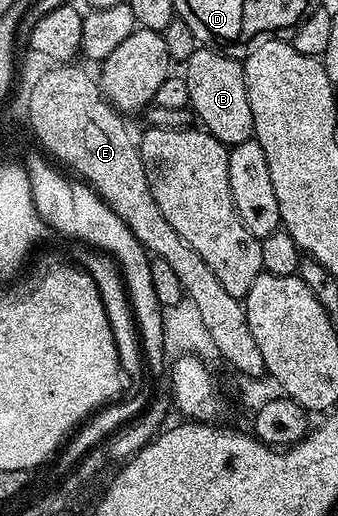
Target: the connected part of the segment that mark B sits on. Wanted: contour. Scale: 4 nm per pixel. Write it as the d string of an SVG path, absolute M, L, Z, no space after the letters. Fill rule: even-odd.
M197 48L182 66L182 77L186 80L186 88L190 88L190 107L198 119L199 125L229 148L253 141L252 113L250 100L246 96L246 80L244 67L239 61L231 58L231 53L221 52L216 48Z

